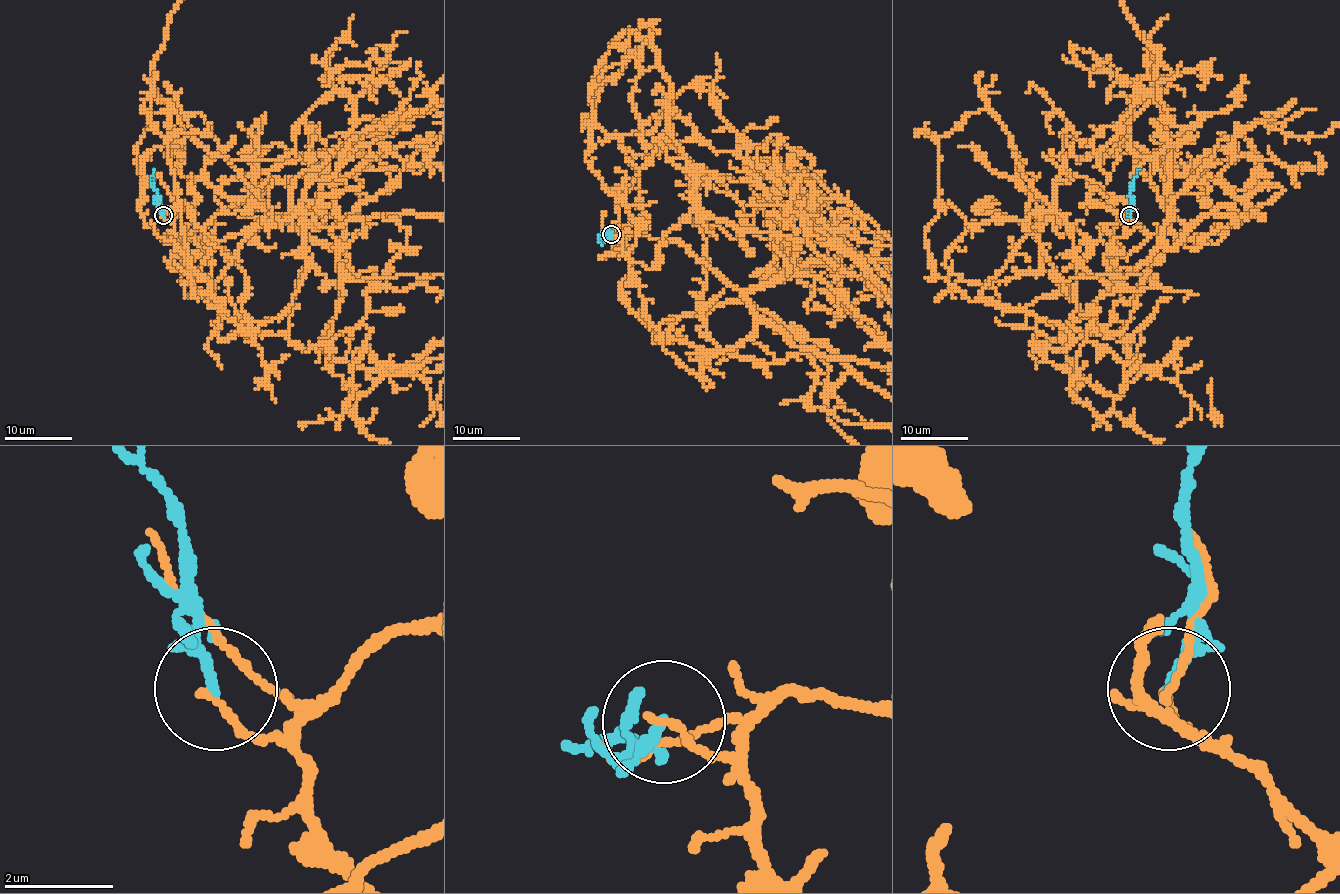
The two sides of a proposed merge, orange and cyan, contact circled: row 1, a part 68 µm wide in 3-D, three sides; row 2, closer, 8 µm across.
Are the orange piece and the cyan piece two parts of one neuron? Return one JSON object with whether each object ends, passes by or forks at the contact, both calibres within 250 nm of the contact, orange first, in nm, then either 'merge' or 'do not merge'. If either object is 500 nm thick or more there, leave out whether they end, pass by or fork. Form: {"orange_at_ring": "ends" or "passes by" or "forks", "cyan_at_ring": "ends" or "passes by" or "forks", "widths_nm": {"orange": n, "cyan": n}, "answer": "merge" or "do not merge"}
{"orange_at_ring": "ends", "cyan_at_ring": "passes by", "widths_nm": {"orange": 130, "cyan": 130}, "answer": "do not merge"}

